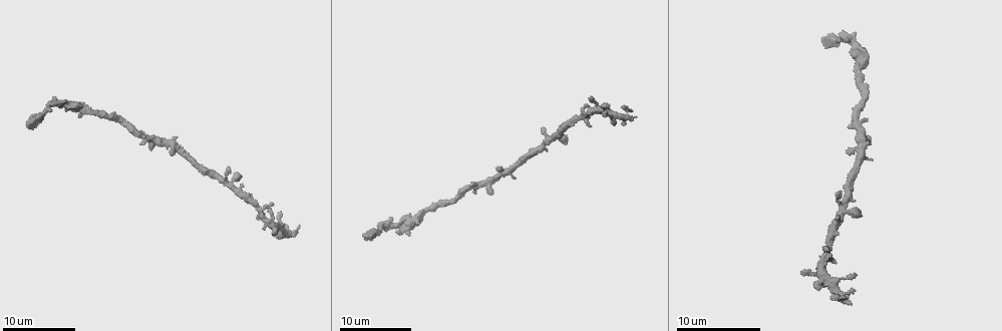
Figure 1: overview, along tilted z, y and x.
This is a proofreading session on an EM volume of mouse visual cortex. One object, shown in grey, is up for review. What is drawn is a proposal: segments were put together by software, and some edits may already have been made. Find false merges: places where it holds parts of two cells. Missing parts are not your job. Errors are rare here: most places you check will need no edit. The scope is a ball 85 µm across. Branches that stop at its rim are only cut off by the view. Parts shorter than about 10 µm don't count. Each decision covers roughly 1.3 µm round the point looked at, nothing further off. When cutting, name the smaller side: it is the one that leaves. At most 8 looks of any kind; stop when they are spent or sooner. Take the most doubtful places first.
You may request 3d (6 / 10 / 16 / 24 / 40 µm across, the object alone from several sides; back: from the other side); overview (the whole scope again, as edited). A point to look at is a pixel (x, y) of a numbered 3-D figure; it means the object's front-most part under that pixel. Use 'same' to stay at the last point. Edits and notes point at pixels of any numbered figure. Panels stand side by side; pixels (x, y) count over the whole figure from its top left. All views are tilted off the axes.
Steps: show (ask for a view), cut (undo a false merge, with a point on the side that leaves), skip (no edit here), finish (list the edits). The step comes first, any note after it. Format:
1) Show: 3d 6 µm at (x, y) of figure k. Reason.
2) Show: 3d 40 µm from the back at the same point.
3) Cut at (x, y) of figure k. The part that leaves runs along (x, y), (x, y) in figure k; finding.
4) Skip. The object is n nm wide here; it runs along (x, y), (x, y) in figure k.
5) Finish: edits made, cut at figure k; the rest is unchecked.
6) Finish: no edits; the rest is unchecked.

Show: 3d 16 µm at (399, 222) of figure 1. A narrow waist.

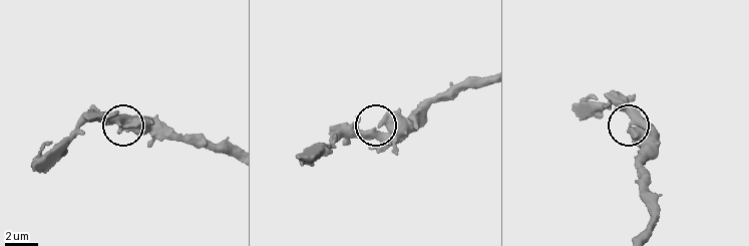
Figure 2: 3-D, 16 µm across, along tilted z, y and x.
Skip. One cell here.

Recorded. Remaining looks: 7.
Show: 3d 10 µm at (170, 142) of figure 1.

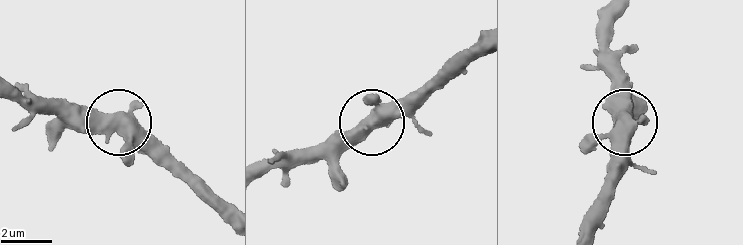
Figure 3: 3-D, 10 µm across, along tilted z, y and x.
Skip. All the same cell.

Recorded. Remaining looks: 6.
Show: 3d 10 µm at (581, 118) of figure 1.

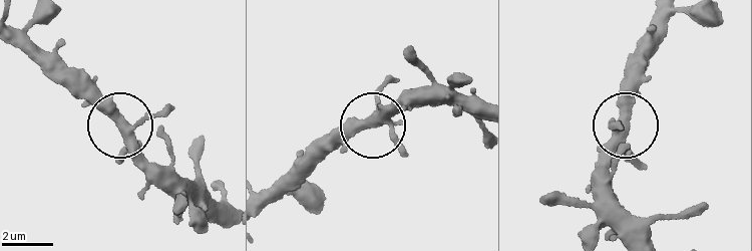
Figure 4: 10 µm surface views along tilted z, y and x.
Skip. 5 arms meet here; continuous, no second cell.

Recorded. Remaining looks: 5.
Show: 3d 10 µm at (840, 211) of figure 1. Thin neck.

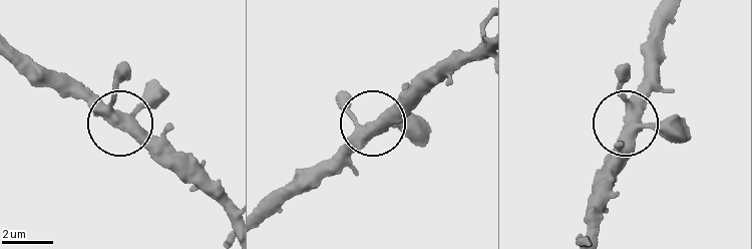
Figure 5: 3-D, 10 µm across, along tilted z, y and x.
Skip. The object is 380 nm wide here; it runs along (263, 201), (422, 98) in figure 5; continuous, no second cell.

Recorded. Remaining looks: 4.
Finish: no edits; the rest is unchecked.

